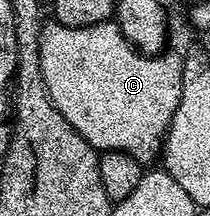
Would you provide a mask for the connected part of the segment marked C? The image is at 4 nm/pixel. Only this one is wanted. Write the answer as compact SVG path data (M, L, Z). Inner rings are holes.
M56 22L41 25L39 62L49 100L71 122L75 131L96 148L98 153L126 152L142 162L156 161L163 147L165 132L169 128L179 94L183 90L182 56L170 50L160 55L146 56L138 52L121 33L116 22L95 26L63 26Z

